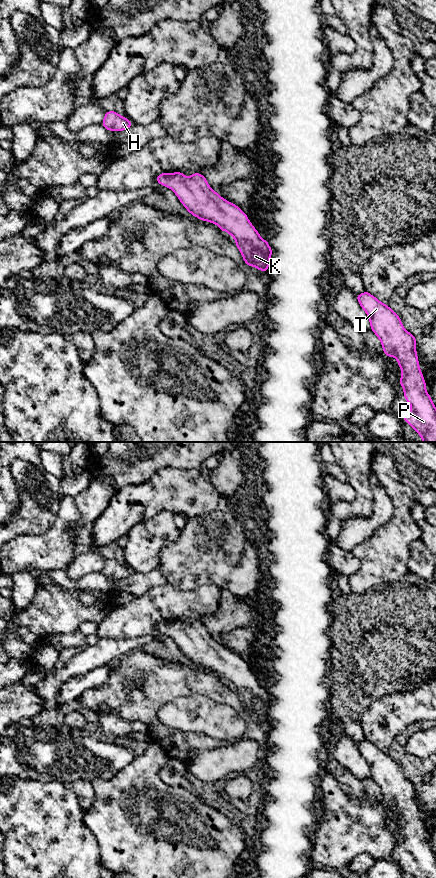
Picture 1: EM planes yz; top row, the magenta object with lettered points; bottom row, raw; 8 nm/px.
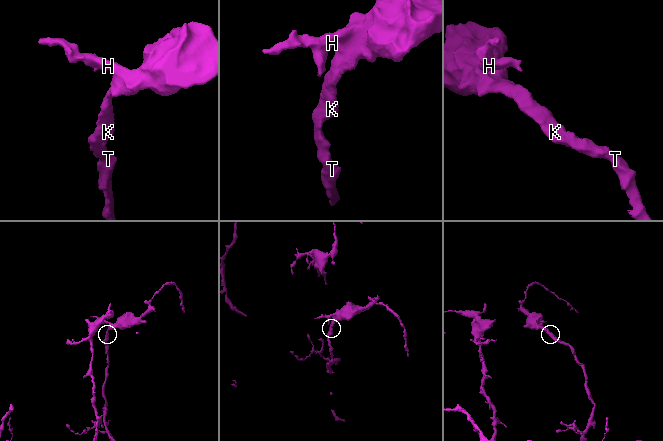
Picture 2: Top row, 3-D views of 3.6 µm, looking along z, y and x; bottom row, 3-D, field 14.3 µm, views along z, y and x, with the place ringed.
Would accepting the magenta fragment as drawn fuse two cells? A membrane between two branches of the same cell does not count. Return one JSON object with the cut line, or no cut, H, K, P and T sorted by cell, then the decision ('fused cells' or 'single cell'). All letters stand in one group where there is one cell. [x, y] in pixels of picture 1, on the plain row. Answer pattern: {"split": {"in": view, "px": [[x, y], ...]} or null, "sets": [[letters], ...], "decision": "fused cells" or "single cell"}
{"split": null, "sets": [["H", "K", "P", "T"]], "decision": "single cell"}

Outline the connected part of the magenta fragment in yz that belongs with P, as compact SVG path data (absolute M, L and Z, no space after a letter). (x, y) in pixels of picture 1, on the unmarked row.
M363 740L355 743L362 757L367 761L371 778L380 787L383 799L388 806L394 804L402 819L399 828L404 837L404 846L413 856L412 859L404 860L403 868L407 869L415 878L436 878L436 855L430 843L426 839L426 831L419 815L418 804L416 801L416 785L404 777L400 765L393 760L389 754L381 751L376 745Z

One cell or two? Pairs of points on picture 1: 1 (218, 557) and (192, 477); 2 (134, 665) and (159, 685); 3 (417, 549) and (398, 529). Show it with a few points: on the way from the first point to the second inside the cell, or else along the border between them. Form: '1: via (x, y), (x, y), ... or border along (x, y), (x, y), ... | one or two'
1: border along (219, 496), (214, 510), (188, 519) | two
2: via (140, 671), (153, 682) | one
3: border along (420, 538), (417, 538), (411, 545), (408, 567) | two

